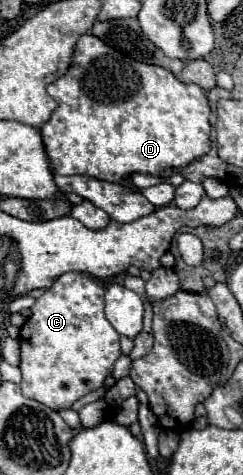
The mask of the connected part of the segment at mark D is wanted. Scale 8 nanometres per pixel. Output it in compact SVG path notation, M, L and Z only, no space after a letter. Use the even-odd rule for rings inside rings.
M83 34L77 40L67 74L51 82L47 92L59 102L59 108L51 114L49 122L41 126L41 136L57 174L87 174L107 182L123 182L125 176L137 172L163 176L167 172L181 170L211 148L211 106L203 88L177 80L161 66L137 62L127 56L115 60L113 48L93 34Z

